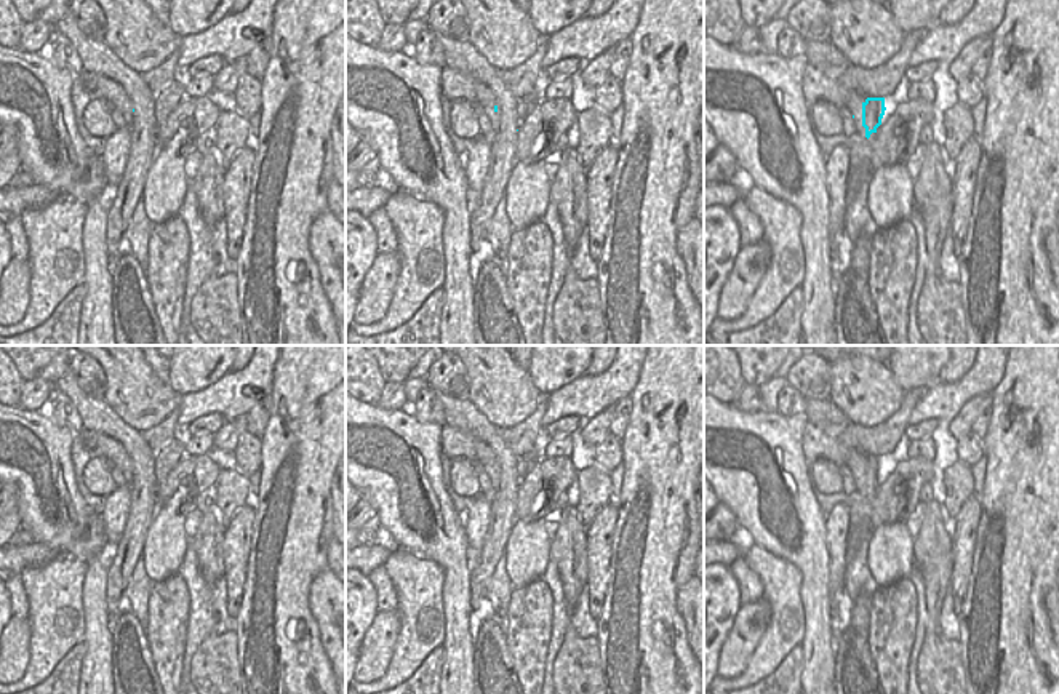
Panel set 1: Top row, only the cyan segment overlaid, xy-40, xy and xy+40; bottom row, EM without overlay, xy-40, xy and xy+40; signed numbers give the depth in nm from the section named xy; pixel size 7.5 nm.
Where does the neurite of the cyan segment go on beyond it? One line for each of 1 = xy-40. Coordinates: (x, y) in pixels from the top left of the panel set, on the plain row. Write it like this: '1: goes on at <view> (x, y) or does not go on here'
1: does not go on here

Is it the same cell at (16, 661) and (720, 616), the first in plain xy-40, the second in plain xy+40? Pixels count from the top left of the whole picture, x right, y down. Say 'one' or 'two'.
two

